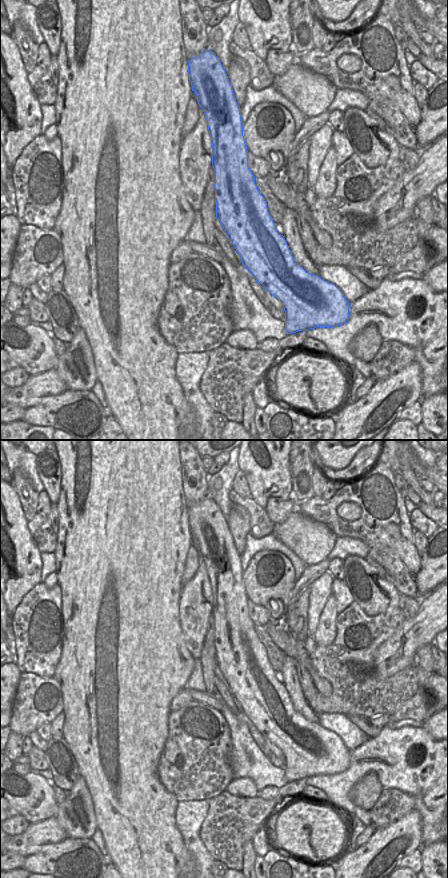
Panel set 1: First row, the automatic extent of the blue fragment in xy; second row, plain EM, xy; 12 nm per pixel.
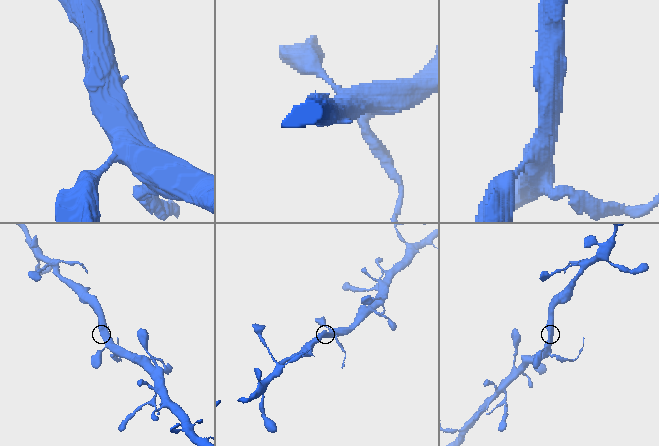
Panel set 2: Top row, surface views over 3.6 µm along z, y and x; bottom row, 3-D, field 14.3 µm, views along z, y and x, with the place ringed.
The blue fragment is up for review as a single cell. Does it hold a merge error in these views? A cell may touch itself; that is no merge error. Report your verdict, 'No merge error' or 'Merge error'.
Merge error

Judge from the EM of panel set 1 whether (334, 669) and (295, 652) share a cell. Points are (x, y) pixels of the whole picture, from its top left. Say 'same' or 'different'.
different

